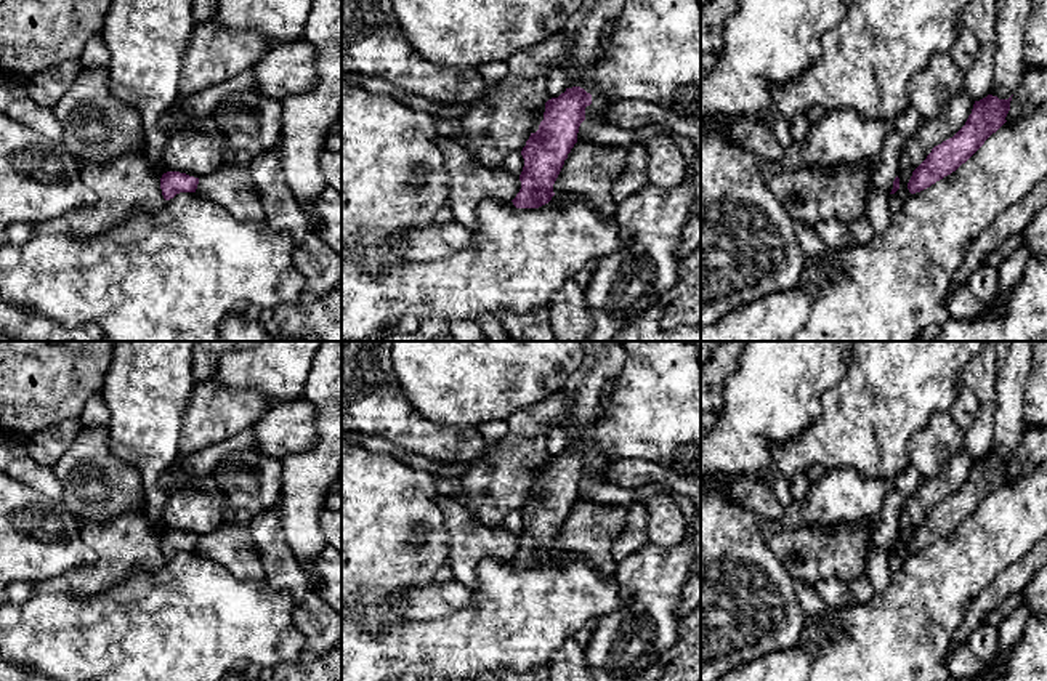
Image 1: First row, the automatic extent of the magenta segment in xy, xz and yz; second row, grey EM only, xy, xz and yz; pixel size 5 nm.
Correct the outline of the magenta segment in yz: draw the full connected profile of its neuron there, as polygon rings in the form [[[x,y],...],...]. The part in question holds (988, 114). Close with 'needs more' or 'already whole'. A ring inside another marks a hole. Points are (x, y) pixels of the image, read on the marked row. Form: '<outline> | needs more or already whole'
[[[988,95],[975,101],[965,125],[949,139],[935,146],[927,159],[912,171],[908,183],[911,194],[920,192],[965,163],[1007,120],[1009,99]]] | already whole

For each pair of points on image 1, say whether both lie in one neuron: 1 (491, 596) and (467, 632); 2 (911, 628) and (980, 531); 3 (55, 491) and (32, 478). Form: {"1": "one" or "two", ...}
{"1": "one", "2": "one", "3": "one"}

